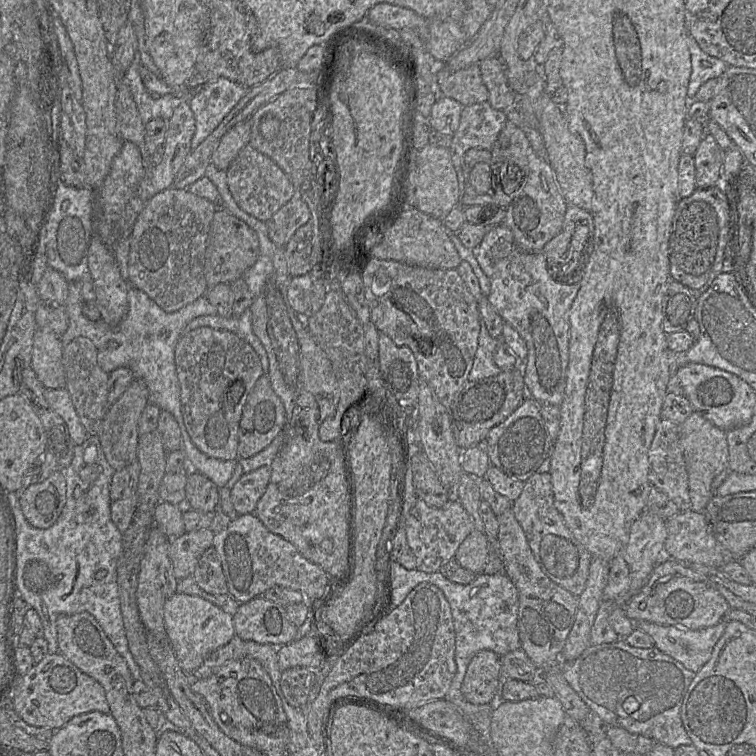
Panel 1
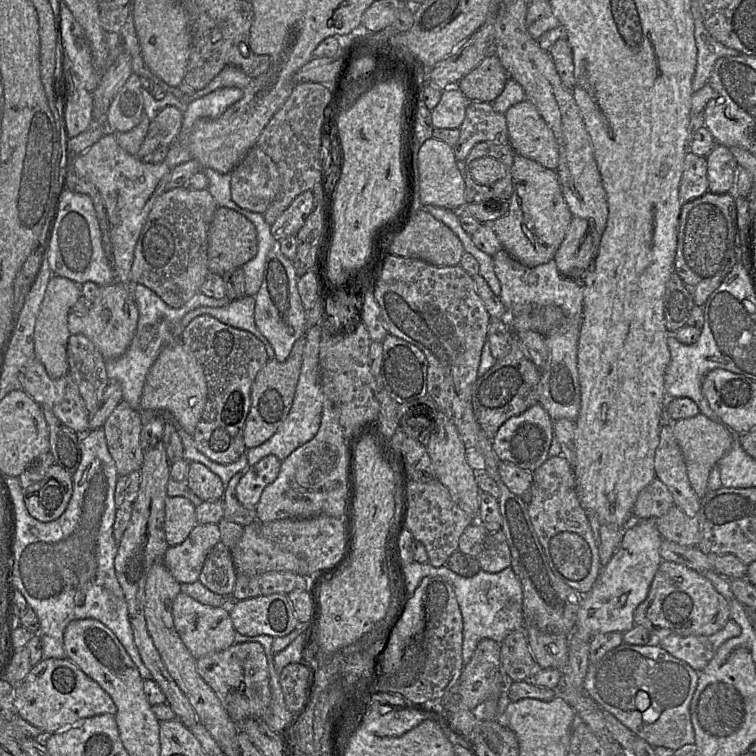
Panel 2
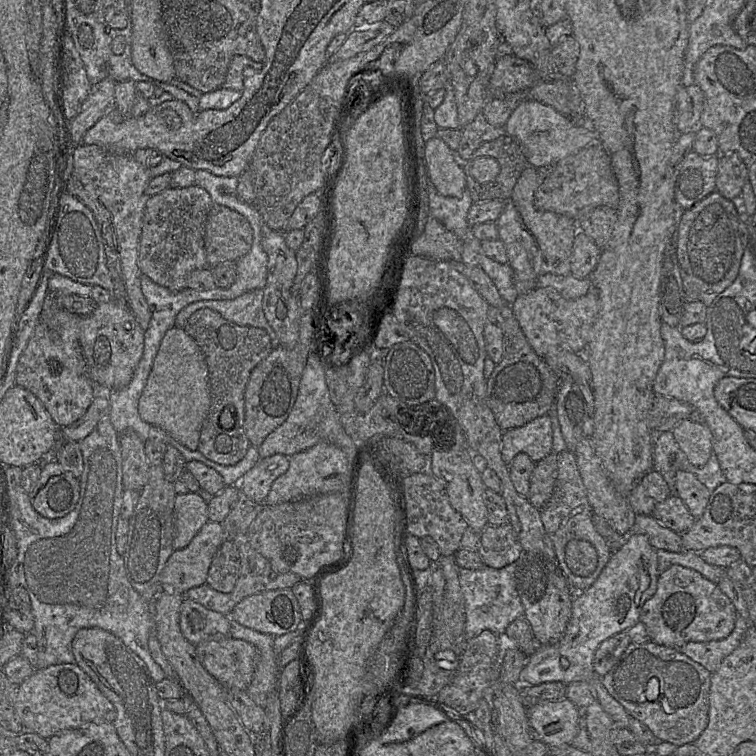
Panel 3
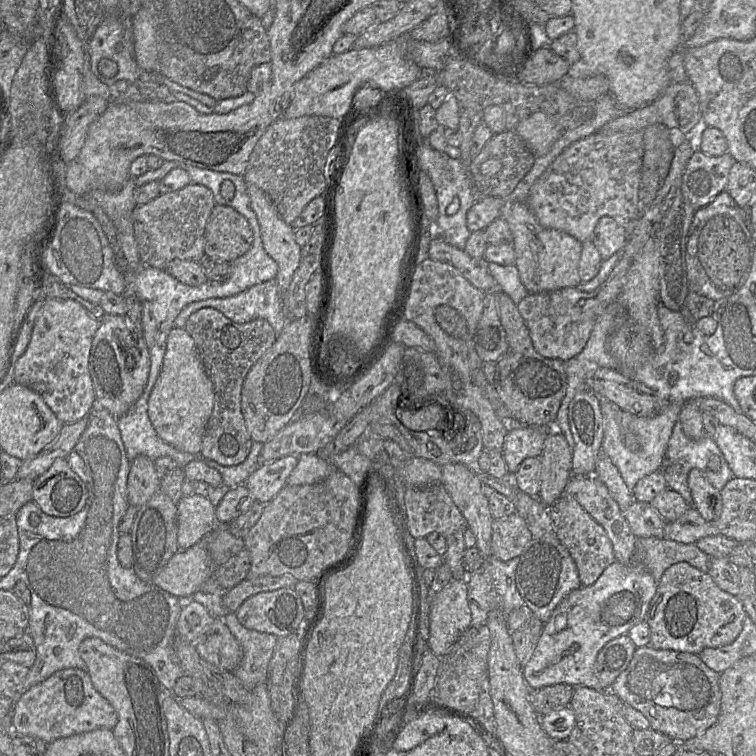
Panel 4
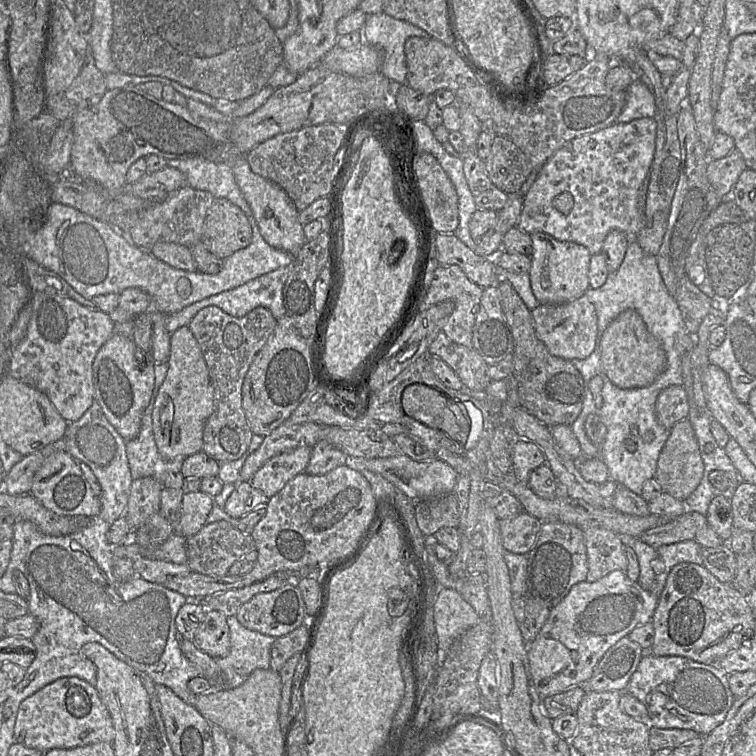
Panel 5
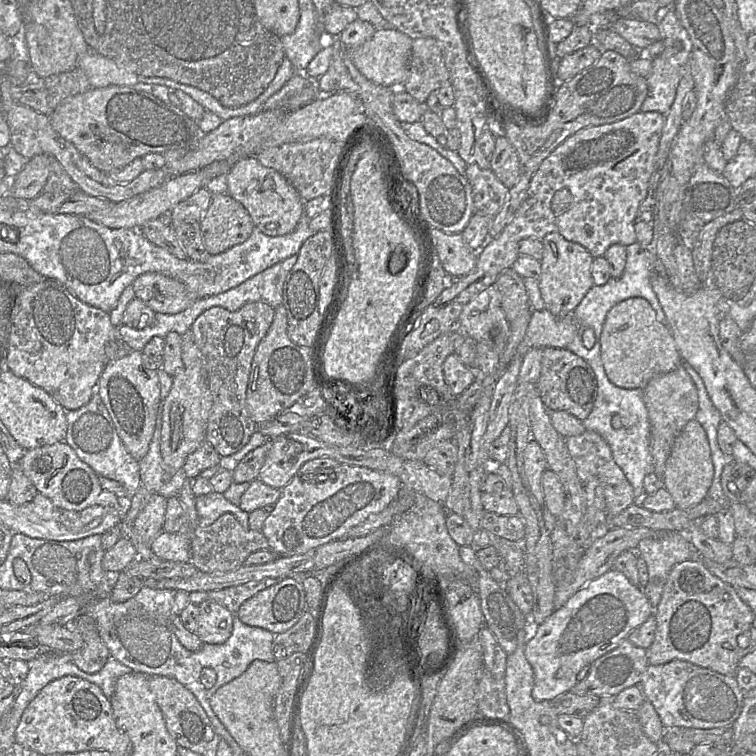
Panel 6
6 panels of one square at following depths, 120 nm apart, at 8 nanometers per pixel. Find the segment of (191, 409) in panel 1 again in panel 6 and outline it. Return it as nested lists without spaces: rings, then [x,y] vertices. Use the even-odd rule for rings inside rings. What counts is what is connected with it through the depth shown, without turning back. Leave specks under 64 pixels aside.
[[[251,302],[238,311],[230,312],[221,307],[212,307],[203,312],[192,324],[194,342],[205,357],[207,364],[207,382],[213,398],[213,405],[206,427],[205,441],[213,446],[221,457],[240,451],[257,430],[257,424],[250,418],[246,408],[246,391],[251,364],[260,341],[270,328],[275,309],[263,302]]]

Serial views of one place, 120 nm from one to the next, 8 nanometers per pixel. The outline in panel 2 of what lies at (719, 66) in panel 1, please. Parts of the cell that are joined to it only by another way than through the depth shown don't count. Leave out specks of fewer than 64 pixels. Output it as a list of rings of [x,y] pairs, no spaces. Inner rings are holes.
[[[694,8],[693,21],[697,55],[692,79],[692,91],[696,92],[708,83],[708,79],[718,58],[737,56],[740,53],[716,41],[706,30],[699,11],[694,11]]]

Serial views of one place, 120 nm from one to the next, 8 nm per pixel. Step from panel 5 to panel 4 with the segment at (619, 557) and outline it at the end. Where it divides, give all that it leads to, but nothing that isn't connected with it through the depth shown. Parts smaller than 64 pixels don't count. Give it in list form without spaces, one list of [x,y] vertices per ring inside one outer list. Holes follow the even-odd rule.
[[[565,491],[561,498],[549,507],[549,515],[555,527],[555,535],[576,563],[582,586],[593,585],[609,566],[617,562],[612,542],[605,529],[589,515],[573,495]]]

